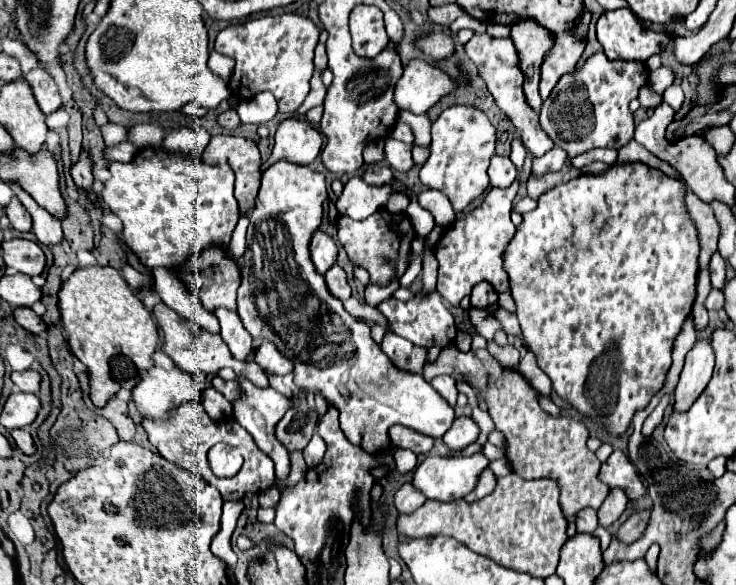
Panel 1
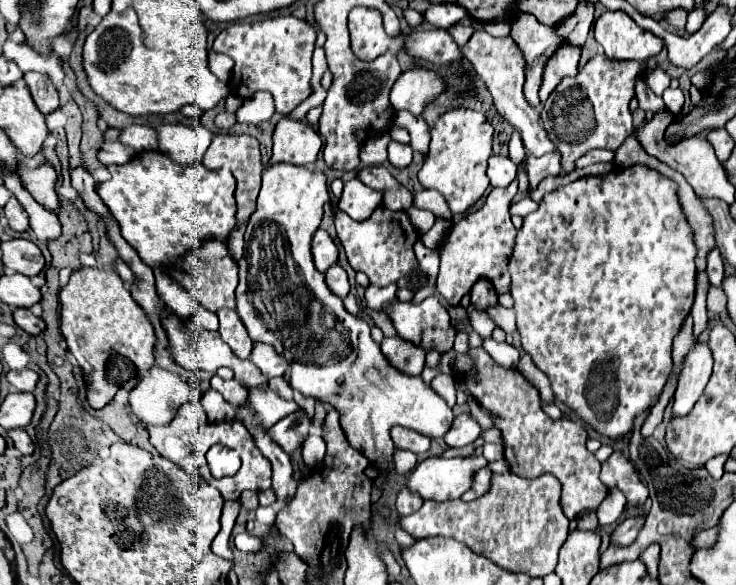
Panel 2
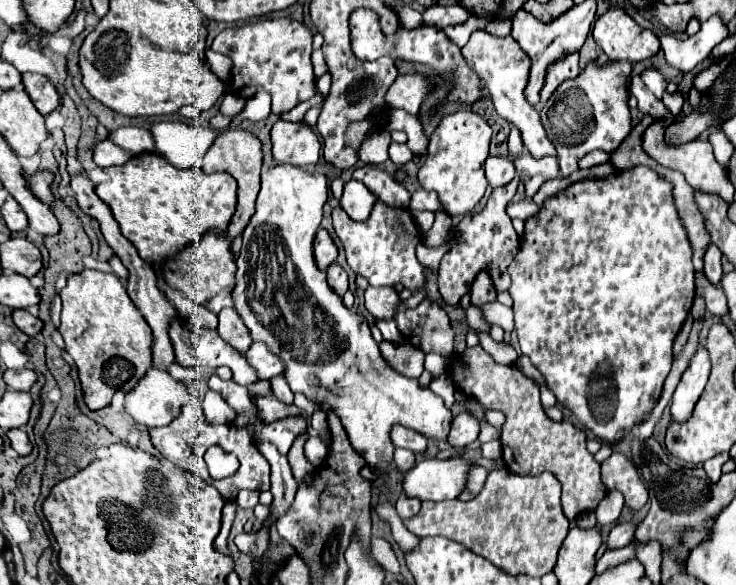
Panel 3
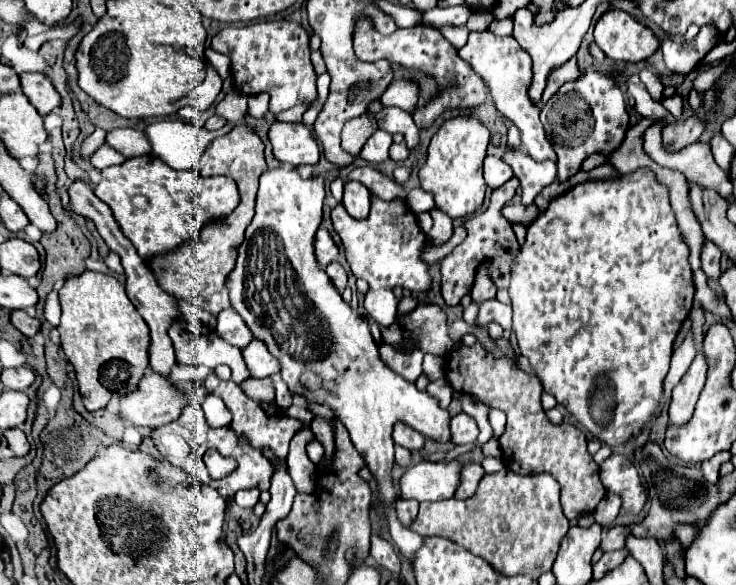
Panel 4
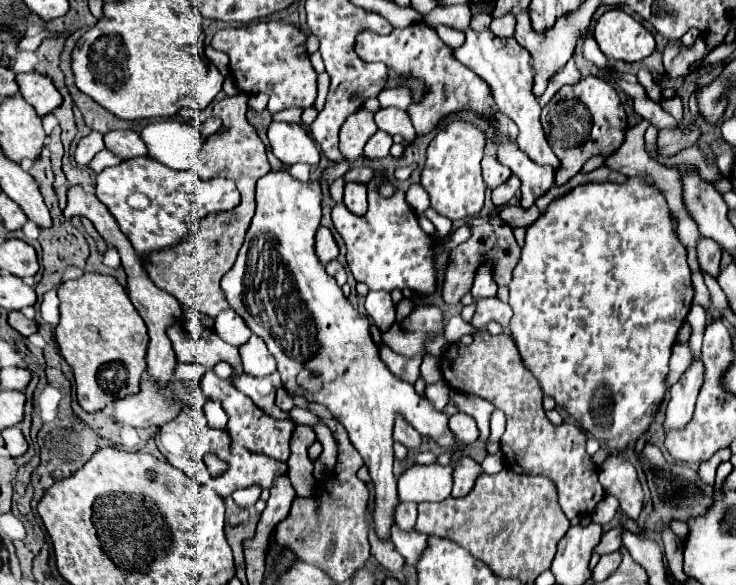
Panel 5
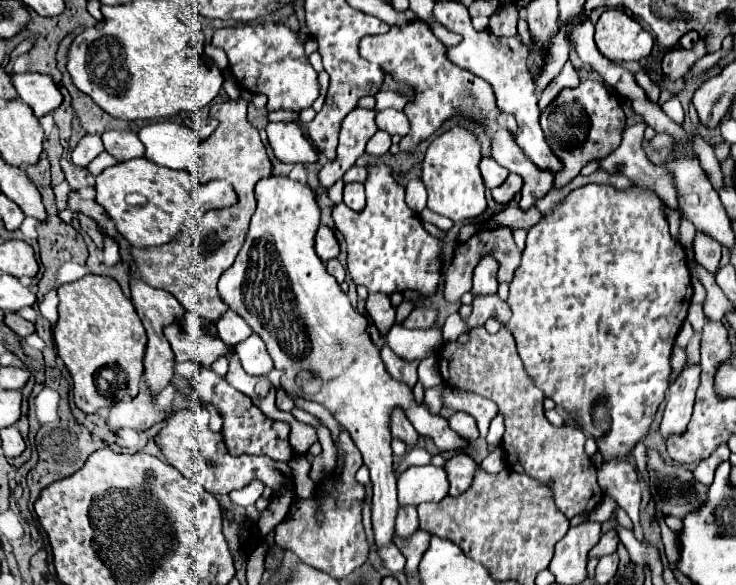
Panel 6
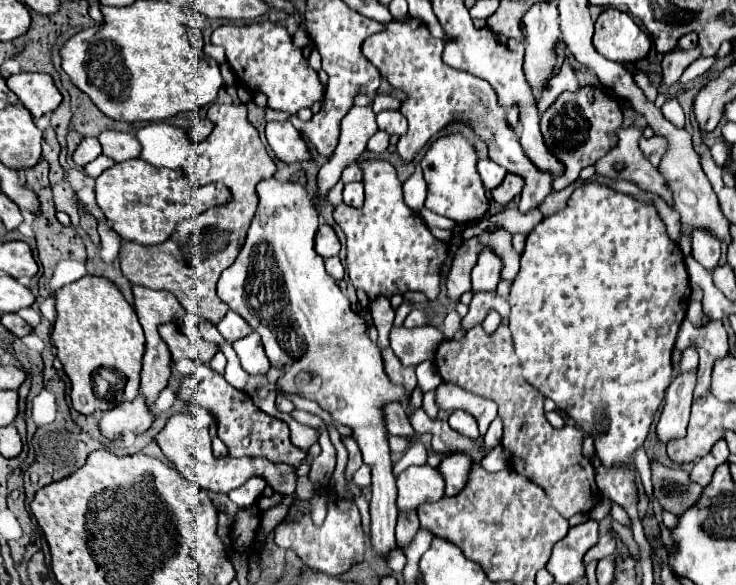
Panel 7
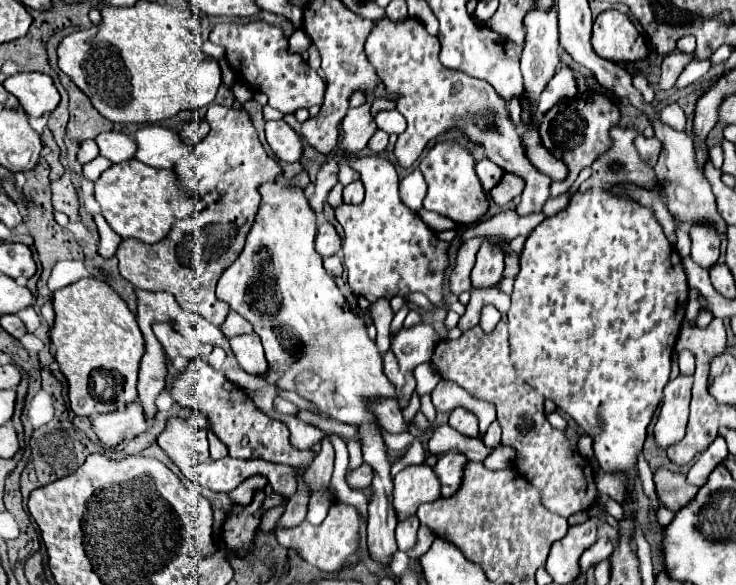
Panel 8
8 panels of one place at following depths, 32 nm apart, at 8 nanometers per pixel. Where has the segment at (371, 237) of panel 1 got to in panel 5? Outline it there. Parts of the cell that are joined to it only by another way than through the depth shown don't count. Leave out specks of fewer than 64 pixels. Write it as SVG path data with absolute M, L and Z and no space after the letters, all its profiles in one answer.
M376 170L368 188L368 210L362 216L352 214L344 203L331 210L334 228L346 242L348 268L356 282L364 282L370 290L416 290L420 294L432 294L436 290L436 248L438 240L428 236L418 222L418 216L408 208L404 190L396 188L392 196L382 196L380 186L390 182L386 172Z

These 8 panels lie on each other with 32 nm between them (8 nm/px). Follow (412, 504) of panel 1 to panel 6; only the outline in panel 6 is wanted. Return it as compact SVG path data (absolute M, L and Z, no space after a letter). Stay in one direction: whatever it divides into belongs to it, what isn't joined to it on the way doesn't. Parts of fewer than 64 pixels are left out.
M398 508L398 516L396 516L396 534L398 534L402 540L406 540L406 538L410 538L416 530L418 530L416 508Z

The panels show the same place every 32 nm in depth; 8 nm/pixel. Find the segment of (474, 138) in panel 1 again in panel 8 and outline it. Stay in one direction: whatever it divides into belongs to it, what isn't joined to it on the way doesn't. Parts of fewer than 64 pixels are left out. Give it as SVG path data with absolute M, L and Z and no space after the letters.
M444 142L434 146L428 156L420 162L420 170L428 184L428 192L424 198L426 210L438 212L454 220L458 226L476 224L488 212L488 196L480 188L480 180L476 180L474 158L458 142Z

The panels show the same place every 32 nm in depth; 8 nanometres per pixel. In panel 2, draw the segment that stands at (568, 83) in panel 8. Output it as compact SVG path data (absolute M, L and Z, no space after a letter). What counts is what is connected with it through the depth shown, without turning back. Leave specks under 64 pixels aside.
M560 46L558 54L552 60L548 60L548 64L544 68L542 88L540 88L540 100L542 102L546 102L546 98L562 82L564 76L576 76L578 74L578 58L580 58L580 48Z

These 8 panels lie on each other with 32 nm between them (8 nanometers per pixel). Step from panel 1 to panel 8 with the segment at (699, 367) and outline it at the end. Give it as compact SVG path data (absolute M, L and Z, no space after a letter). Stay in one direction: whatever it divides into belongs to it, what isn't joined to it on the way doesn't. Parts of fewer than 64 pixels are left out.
M678 376L670 380L664 388L664 400L660 404L660 414L654 426L654 440L664 450L684 438L684 428L688 422L690 388L692 376Z

